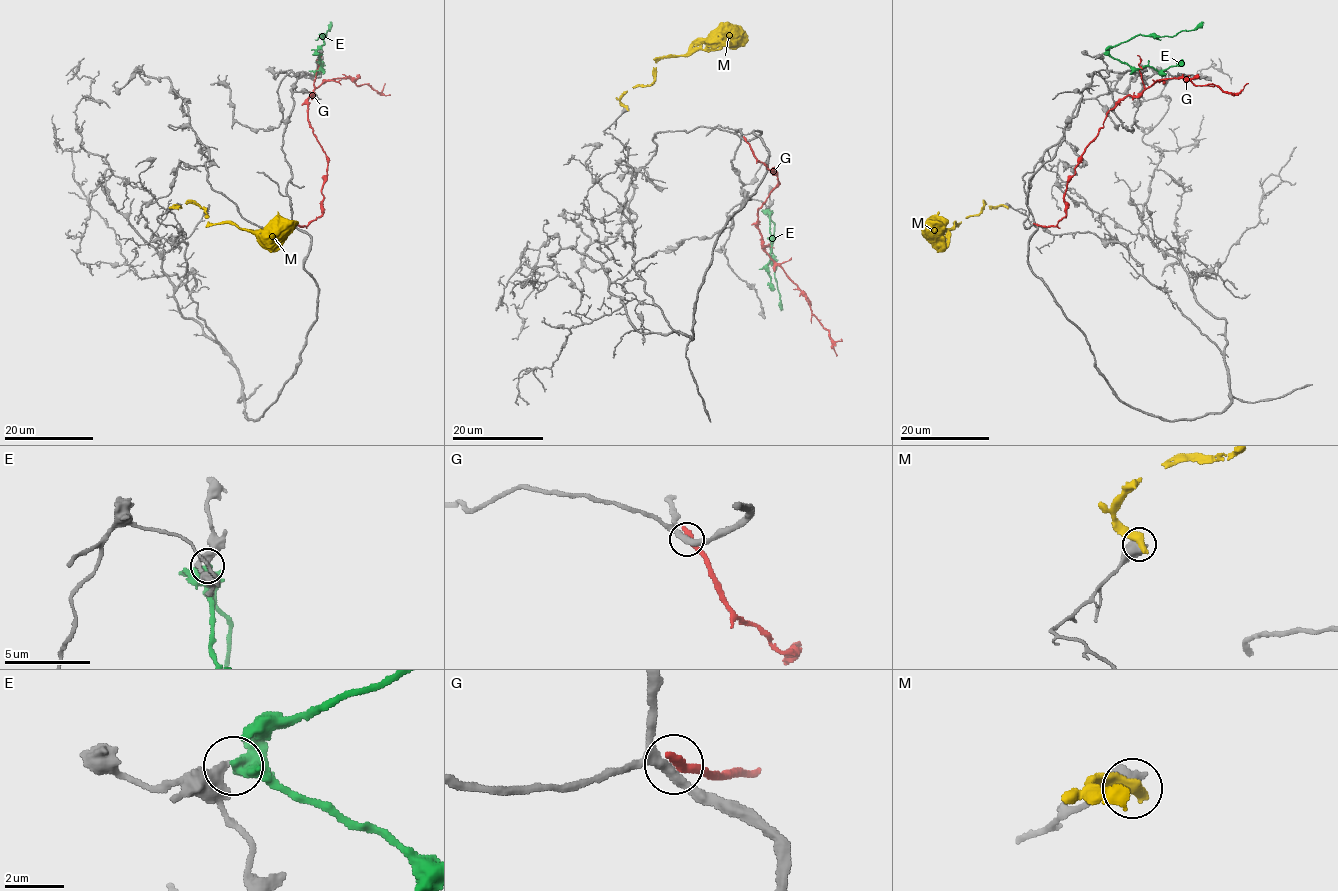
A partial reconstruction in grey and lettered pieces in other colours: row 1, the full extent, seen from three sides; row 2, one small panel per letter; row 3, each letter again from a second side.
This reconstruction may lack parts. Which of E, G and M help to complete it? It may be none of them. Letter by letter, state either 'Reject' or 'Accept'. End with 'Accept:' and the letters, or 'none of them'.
E: Reject
G: Reject
M: Reject
Accept: none of them

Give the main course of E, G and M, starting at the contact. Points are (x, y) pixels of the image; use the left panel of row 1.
E: (318, 54), (317, 50), (323, 44), (320, 35), (326, 37), (330, 21)
G: (294, 224), (307, 227), (321, 214), (327, 173), (310, 126), (309, 96), (335, 78), (380, 93), (385, 83)
M: (179, 206), (173, 206), (194, 202), (210, 223), (234, 222), (243, 230), (272, 230), (280, 222), (298, 222)

